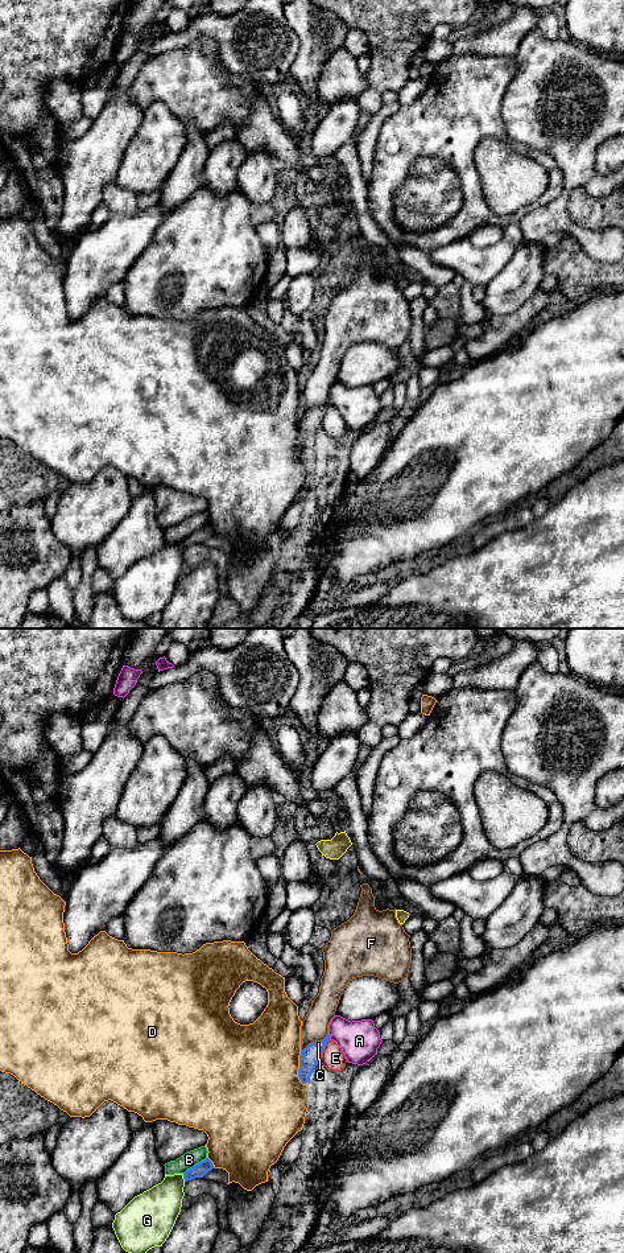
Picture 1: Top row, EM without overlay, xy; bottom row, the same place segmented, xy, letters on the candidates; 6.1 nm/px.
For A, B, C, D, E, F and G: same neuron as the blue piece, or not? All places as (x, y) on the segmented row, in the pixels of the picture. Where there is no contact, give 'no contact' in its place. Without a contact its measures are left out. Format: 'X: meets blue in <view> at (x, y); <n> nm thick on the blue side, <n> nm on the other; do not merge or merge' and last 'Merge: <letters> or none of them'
A: meets blue in xy at (329, 1037); 120 nm thick on the blue side, 240 nm on the other; do not merge
B: meets blue in xy at (195, 1165); 90 nm thick on the blue side, 100 nm on the other; do not merge
C: meets blue in xy at (319, 1042); 120 nm thick on the blue side, 20 nm on the other; merge
D: meets blue in xy at (300, 1068); 120 nm thick on the blue side, 480 nm on the other; do not merge
E: meets blue in xy at (322, 1051); 120 nm thick on the blue side, 140 nm on the other; do not merge
F: meets blue in xy at (315, 1042); 120 nm thick on the blue side, 160 nm on the other; do not merge
G: meets blue in xy at (184, 1178); 90 nm thick on the blue side, 260 nm on the other; do not merge
Merge: C

